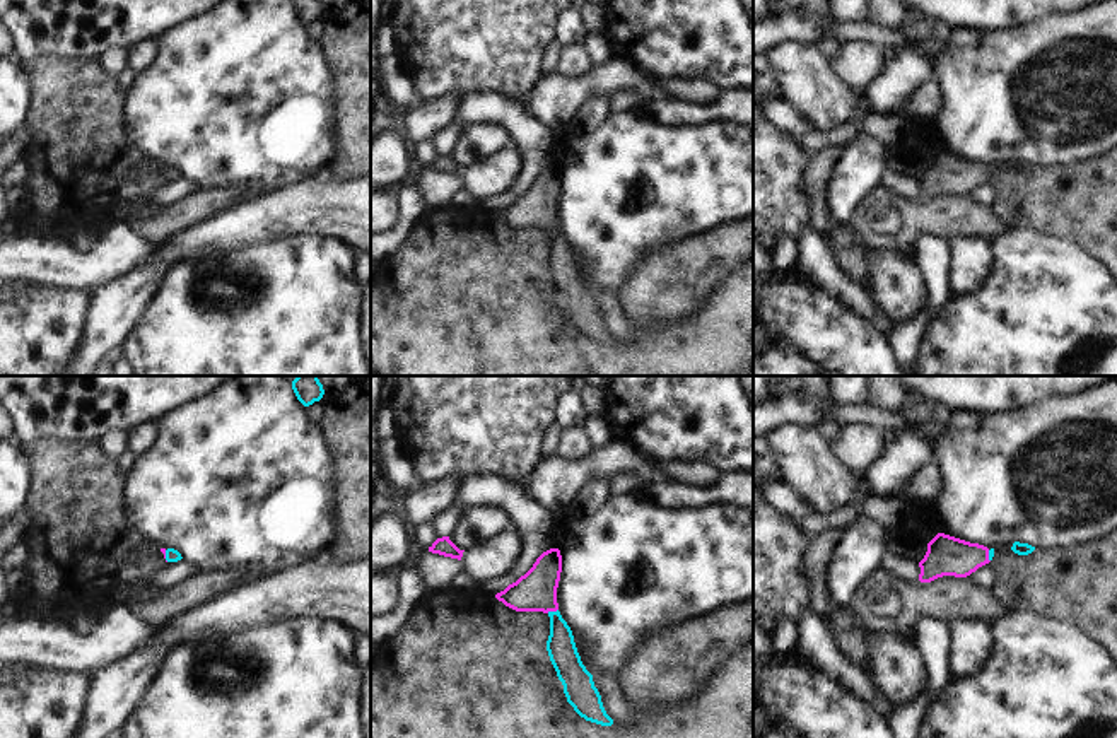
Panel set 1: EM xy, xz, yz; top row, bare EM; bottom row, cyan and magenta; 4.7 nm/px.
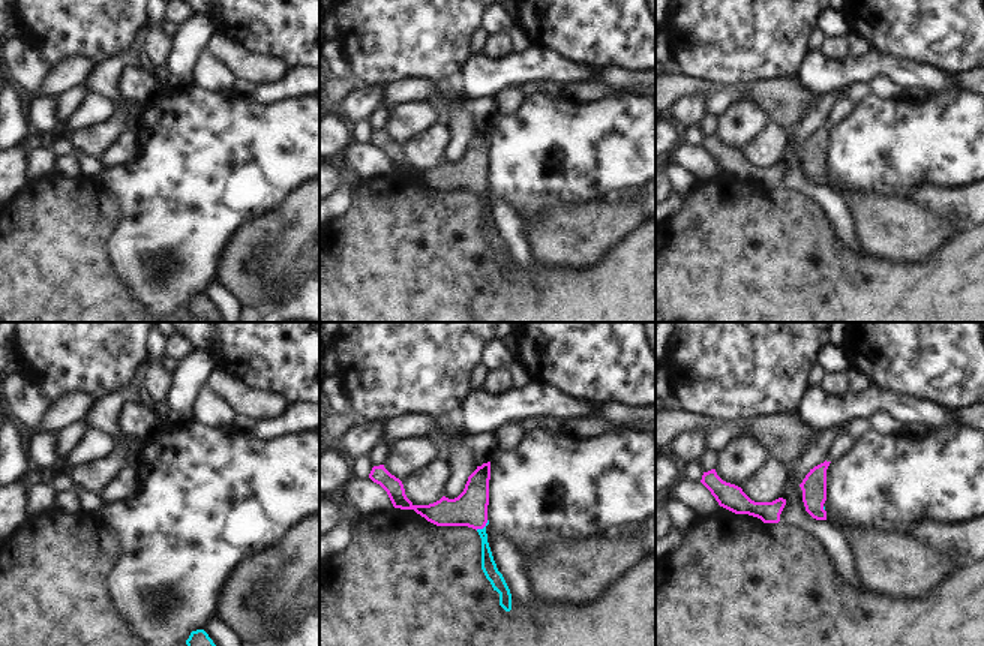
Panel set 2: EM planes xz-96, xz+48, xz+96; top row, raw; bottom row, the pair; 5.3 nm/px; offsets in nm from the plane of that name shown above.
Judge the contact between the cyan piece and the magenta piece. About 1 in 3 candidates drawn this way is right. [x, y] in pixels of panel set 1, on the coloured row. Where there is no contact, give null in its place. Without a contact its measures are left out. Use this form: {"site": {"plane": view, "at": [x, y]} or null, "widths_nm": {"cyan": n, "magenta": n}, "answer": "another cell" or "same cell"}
{"site": {"plane": "xz", "at": [552, 612]}, "widths_nm": {"cyan": 140, "magenta": 190}, "answer": "same cell"}

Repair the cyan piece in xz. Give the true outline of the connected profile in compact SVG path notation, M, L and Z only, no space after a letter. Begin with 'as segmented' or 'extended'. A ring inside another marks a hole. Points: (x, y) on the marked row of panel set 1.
extended | M550 548L536 559L524 576L497 593L495 598L516 612L543 612L550 617L547 651L564 685L567 702L586 721L611 726L613 719L603 707L593 675L581 661L572 630L558 612L557 588L560 572L560 550Z

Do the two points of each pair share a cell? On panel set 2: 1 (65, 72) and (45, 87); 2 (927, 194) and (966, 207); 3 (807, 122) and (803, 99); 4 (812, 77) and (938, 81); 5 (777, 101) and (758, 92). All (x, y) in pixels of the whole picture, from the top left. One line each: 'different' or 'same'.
1: same
2: same
3: different
4: same
5: same

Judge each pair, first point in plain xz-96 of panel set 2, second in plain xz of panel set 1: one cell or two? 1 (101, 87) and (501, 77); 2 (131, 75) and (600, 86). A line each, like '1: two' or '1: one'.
1: two
2: one

